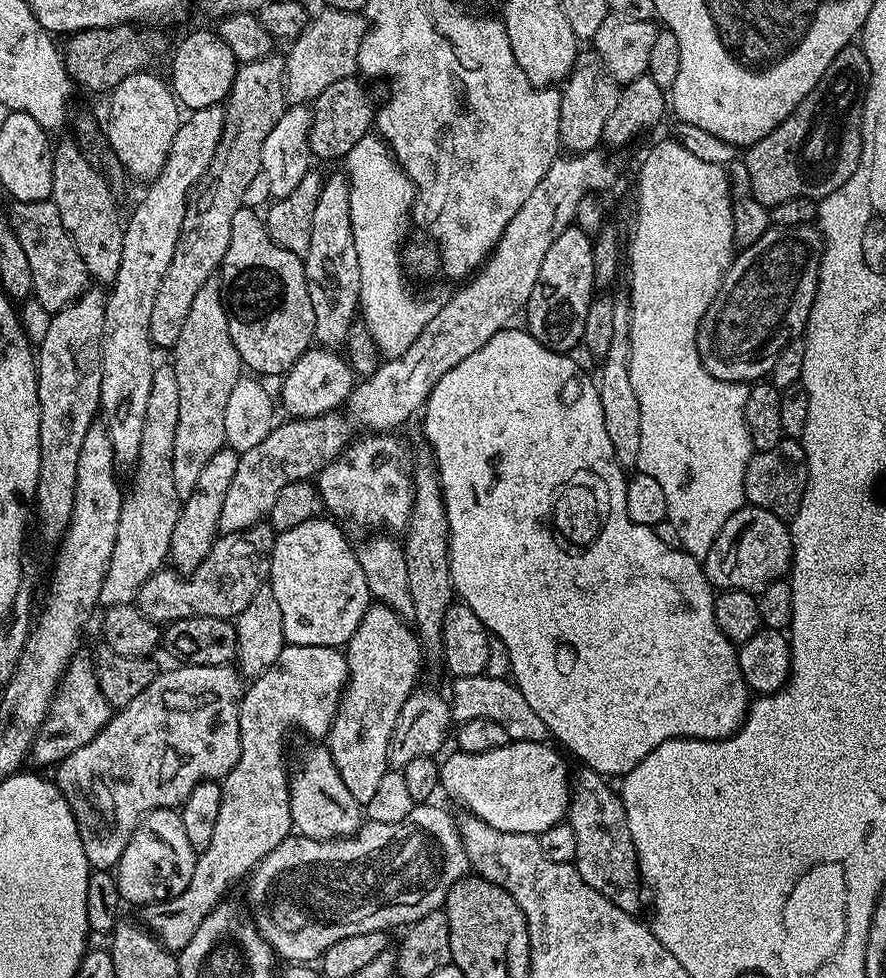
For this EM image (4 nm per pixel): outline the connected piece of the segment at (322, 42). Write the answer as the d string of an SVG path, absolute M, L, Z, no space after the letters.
M325 7L309 19L299 37L291 41L292 49L286 52L284 64L284 94L289 105L311 105L312 101L333 82L356 76L358 72L358 50L362 38L368 32L368 22L360 12L347 12Z

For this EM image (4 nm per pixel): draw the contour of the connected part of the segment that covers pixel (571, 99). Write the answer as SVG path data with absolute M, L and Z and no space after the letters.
M581 51L577 55L572 73L563 81L560 88L558 134L561 149L565 153L595 152L601 147L606 130L606 118L610 118L614 106L618 106L620 90L621 85L609 76L596 51Z

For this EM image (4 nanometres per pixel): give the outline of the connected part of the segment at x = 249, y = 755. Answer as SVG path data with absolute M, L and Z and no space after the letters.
M285 643L282 654L270 665L261 676L255 677L252 684L243 689L240 698L240 757L220 784L222 806L218 806L218 826L214 826L214 835L210 838L210 846L199 853L194 866L194 874L190 878L190 886L161 904L146 904L139 909L139 919L145 928L157 937L161 944L173 954L178 954L198 934L198 926L206 918L206 914L217 911L220 899L228 892L228 887L235 880L249 875L293 831L291 816L291 790L289 788L290 769L284 765L284 735L291 728L300 727L308 736L327 737L332 728L332 720L336 717L336 709L340 706L340 697L344 694L344 685L348 683L348 658L340 648L326 646L298 646Z

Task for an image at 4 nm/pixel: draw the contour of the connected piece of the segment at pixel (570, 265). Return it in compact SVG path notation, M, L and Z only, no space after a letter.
M575 226L558 234L558 238L554 238L554 246L550 246L546 259L542 261L538 280L530 294L526 307L526 331L538 342L542 342L542 346L555 352L571 353L571 348L584 339L586 314L596 284L592 241L593 237L587 236L581 228Z

